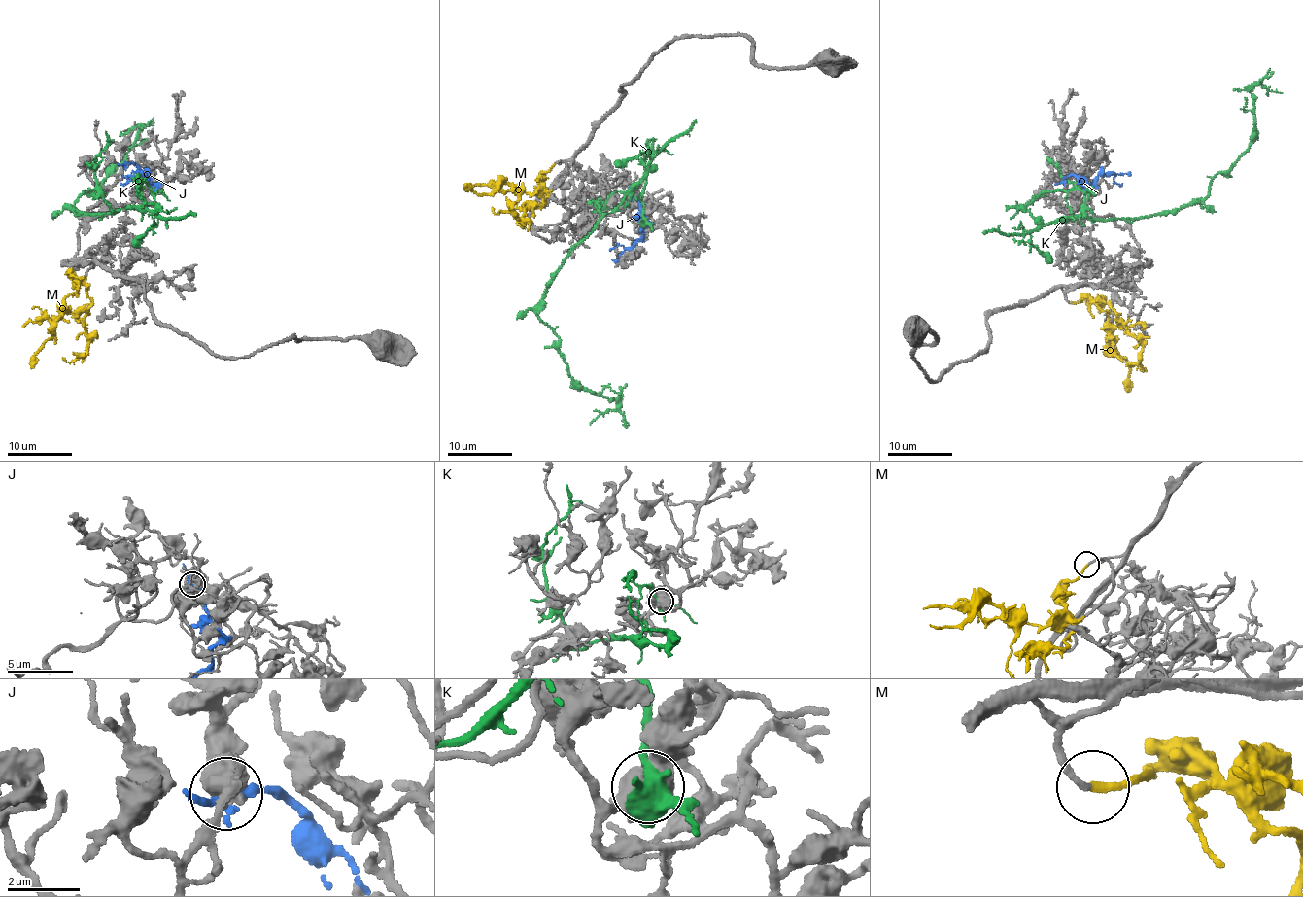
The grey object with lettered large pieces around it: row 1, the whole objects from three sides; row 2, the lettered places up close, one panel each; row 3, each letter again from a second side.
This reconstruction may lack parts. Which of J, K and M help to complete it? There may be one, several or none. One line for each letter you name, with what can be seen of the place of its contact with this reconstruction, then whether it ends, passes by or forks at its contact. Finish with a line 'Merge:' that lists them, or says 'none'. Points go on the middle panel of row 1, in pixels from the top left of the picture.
M: Touches grey at (553, 164). It ends there
Merge: M

